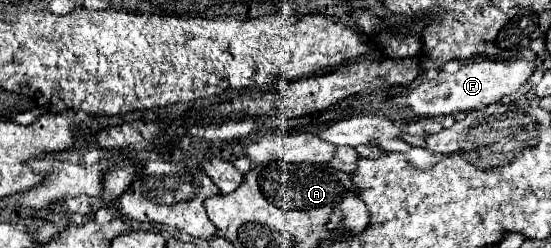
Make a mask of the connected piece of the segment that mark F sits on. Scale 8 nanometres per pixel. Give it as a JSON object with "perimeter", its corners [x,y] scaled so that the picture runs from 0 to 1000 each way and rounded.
{"perimeter":[[[858,234],[848,242],[829,290],[800,282],[793,315],[771,323],[760,347],[753,347],[739,387],[739,427],[757,468],[775,476],[797,476],[851,444],[873,444],[895,411],[906,411],[906,395],[931,379],[942,363],[942,339],[949,339],[971,282],[967,250],[956,242],[891,242],[891,234]]]}

